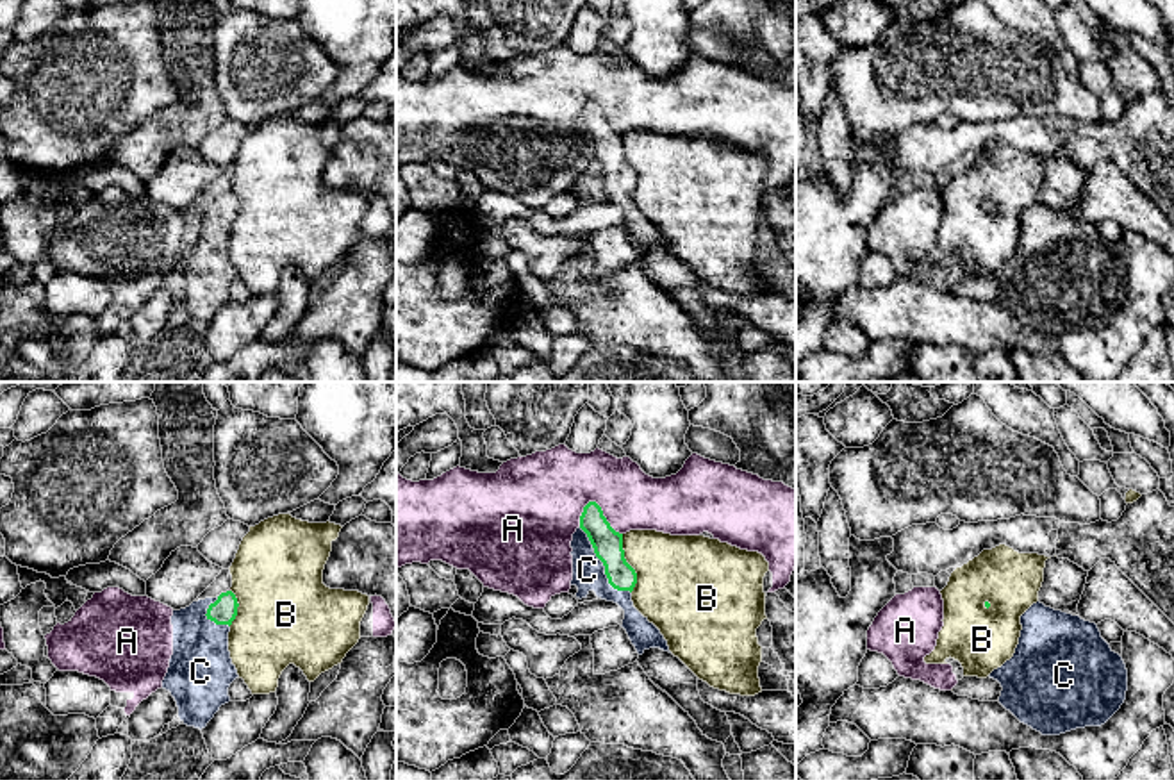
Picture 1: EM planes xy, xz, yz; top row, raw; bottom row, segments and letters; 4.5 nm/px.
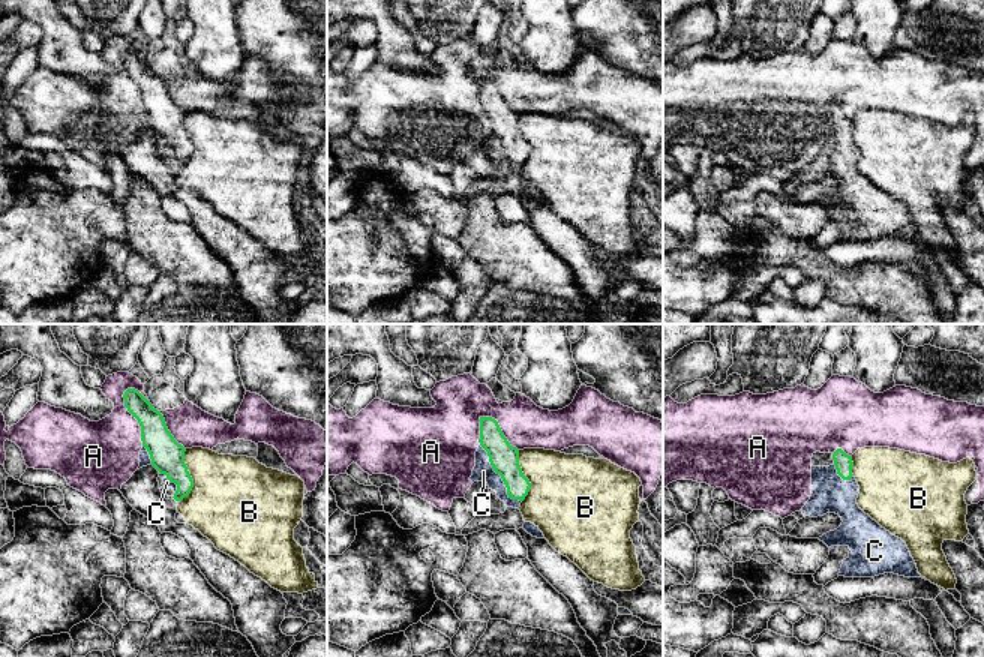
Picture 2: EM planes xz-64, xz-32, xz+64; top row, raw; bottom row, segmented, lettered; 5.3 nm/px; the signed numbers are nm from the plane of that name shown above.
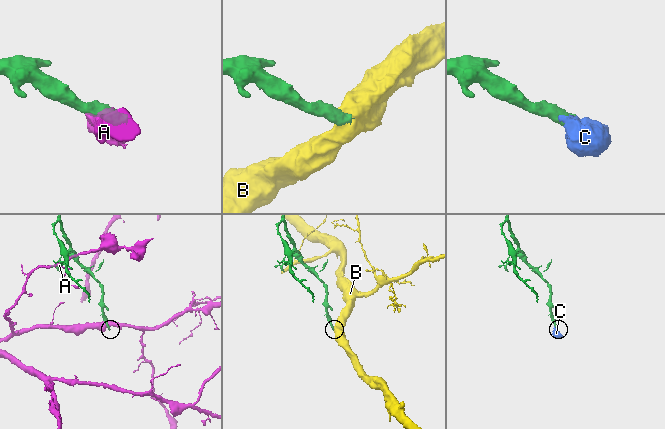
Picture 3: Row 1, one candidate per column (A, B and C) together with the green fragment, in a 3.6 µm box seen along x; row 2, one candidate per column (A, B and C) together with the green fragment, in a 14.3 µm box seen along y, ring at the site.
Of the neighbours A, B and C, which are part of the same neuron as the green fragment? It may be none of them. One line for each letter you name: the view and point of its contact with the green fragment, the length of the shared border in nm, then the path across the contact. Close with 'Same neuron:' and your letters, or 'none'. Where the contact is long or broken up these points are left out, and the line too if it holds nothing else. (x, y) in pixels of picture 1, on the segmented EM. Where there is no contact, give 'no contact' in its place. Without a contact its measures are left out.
C: xz (603, 564) | 380 nm | across xz (607, 543), (603, 547), (603, 564), (587, 570)
Same neuron: C

